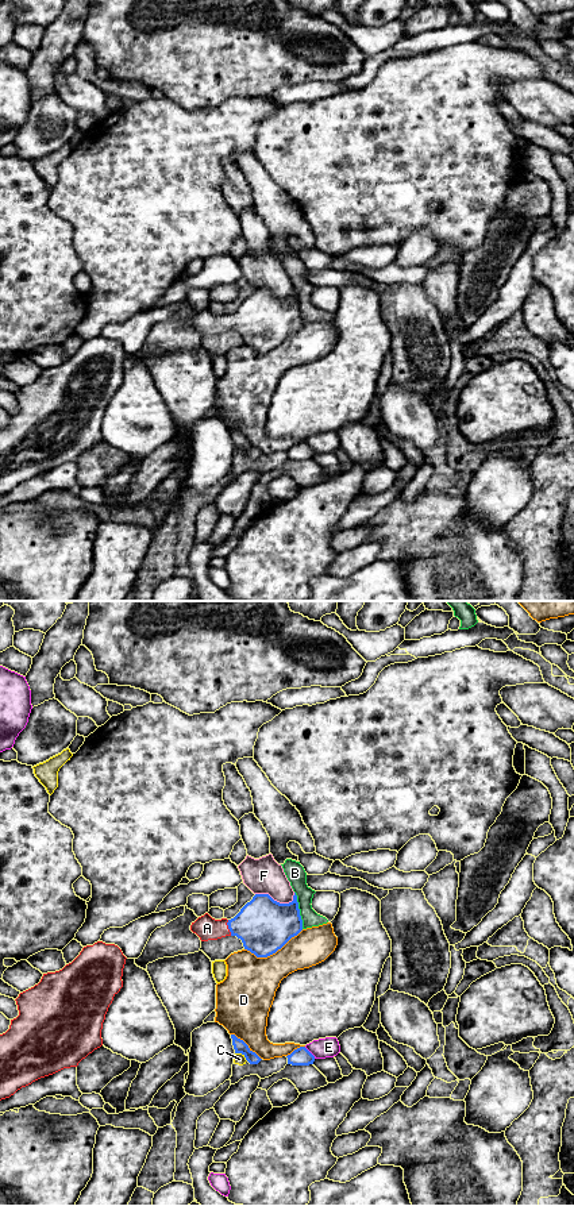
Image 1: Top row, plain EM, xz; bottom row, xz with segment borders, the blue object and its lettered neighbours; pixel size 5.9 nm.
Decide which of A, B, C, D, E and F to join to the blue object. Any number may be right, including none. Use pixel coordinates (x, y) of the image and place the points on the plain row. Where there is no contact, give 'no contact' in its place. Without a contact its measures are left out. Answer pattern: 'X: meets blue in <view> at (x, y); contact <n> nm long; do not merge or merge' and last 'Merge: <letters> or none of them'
A: meets blue in xz at (228, 323); contact 100 nm long; merge
B: meets blue in xz at (299, 305); contact 220 nm long; do not merge
C: meets blue in xz at (242, 449); contact 90 nm long; do not merge
D: meets blue in xz at (273, 347); contact 380 nm long; do not merge
E: meets blue in xz at (309, 447); contact 100 nm long; do not merge
F: meets blue in xz at (276, 296); contact 240 nm long; do not merge
Merge: A

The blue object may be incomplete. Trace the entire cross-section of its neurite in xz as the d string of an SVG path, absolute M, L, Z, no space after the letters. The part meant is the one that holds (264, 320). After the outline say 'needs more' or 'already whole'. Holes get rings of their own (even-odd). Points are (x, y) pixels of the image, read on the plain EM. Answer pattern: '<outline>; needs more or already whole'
M296 288L293 296L289 298L280 298L269 289L255 289L234 313L215 315L205 308L192 317L190 325L196 328L201 336L236 331L242 335L244 344L250 346L257 352L267 352L281 344L292 332L303 325L303 315Z; needs more

